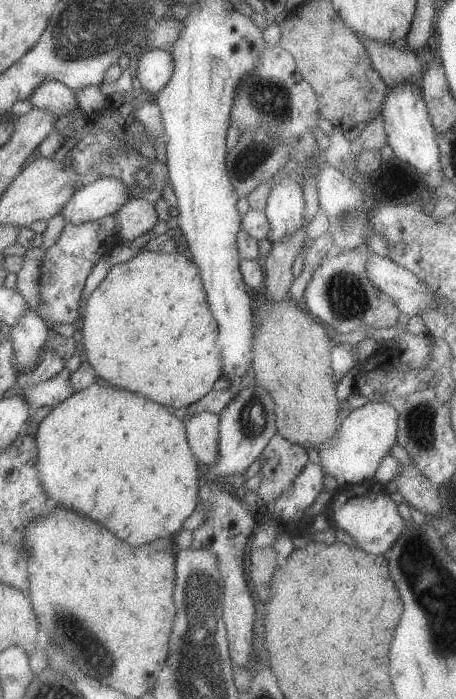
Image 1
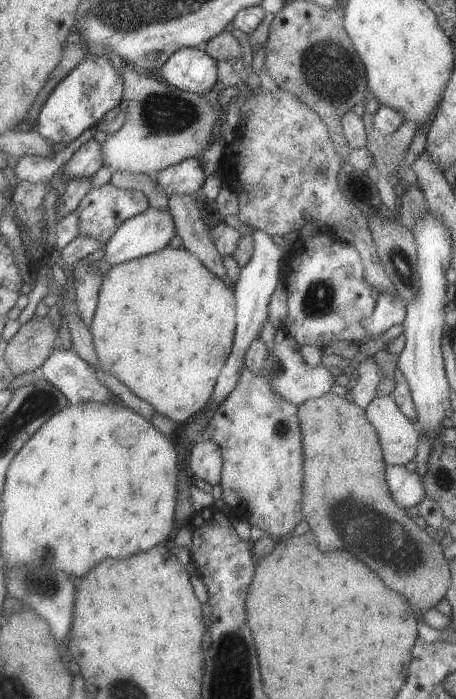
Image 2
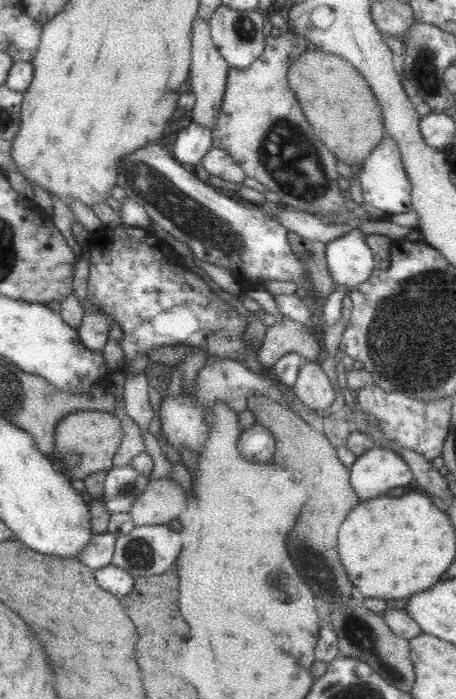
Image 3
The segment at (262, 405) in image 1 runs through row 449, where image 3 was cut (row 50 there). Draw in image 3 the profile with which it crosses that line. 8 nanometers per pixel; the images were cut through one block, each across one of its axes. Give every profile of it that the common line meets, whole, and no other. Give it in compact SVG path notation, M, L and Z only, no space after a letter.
M220 5L209 20L211 37L220 54L231 67L246 70L252 62L264 52L266 37L264 37L264 22L267 12L257 10L234 10L230 6Z

